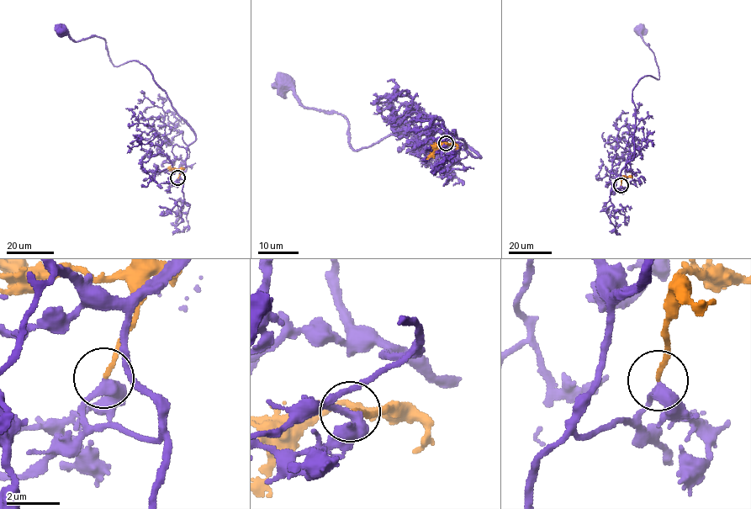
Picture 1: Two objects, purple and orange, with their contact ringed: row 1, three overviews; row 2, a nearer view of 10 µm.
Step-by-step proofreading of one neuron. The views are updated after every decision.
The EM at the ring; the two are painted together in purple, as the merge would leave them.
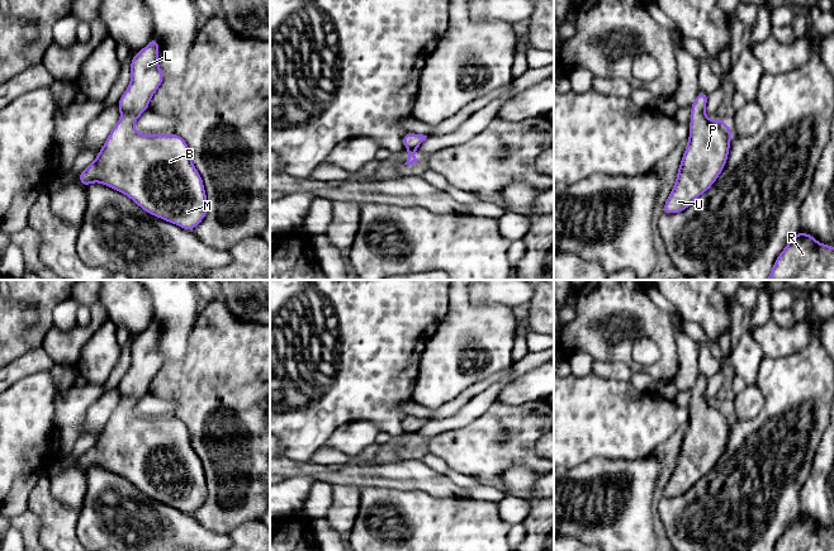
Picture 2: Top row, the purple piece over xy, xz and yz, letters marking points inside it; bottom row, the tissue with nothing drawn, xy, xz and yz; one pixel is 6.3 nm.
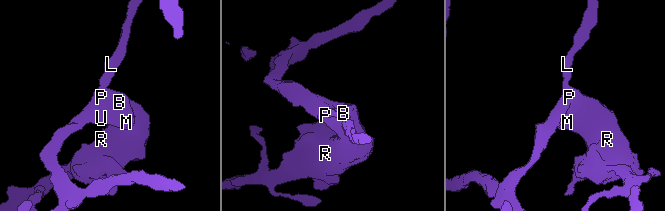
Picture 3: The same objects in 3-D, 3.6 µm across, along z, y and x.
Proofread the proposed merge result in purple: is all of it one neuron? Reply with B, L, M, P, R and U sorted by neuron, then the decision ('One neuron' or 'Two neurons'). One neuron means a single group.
Groups: B L M P R U. One neuron

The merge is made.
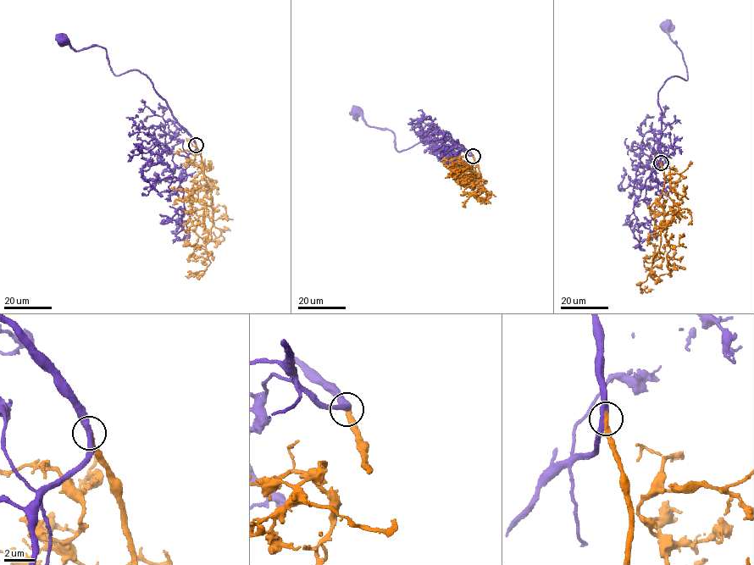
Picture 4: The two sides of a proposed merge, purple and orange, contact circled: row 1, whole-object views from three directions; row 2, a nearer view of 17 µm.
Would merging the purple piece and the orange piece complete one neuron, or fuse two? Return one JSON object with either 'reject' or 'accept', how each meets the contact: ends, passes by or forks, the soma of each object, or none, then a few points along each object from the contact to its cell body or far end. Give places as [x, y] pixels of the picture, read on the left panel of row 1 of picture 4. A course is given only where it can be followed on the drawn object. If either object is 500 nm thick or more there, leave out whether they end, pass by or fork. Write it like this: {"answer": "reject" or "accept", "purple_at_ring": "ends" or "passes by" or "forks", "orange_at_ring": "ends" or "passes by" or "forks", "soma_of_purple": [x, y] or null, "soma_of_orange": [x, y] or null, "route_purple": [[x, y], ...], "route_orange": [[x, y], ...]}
{"answer": "accept", "purple_at_ring": "passes by", "orange_at_ring": "ends", "soma_of_purple": [63, 41], "soma_of_orange": null, "route_purple": [[196, 145], [146, 75], [131, 70], [115, 75], [102, 47], [91, 46], [77, 51], [62, 41]], "route_orange": [[196, 145], [206, 184], [210, 189], [213, 224], [206, 245], [210, 263], [196, 277], [185, 276]]}

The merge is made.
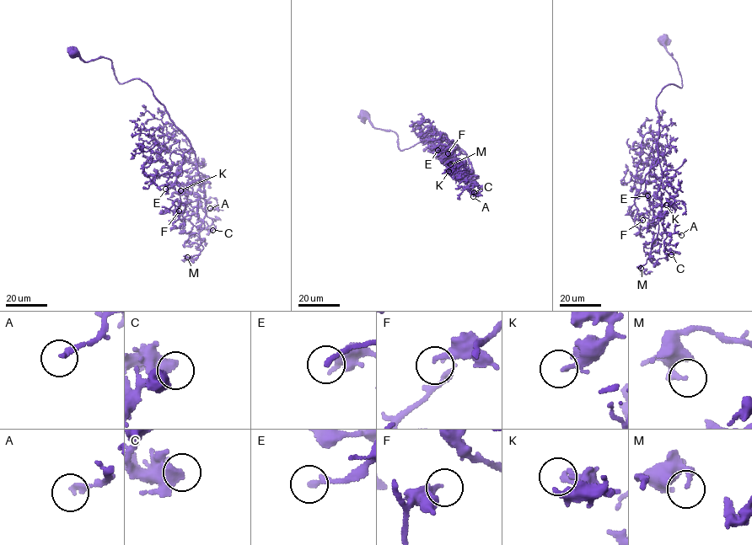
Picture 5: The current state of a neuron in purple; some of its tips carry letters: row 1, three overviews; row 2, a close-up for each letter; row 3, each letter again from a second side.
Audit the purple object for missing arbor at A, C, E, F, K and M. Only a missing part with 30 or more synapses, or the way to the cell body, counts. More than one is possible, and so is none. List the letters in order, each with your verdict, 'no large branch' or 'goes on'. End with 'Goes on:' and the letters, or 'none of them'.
A: no large branch
C: no large branch
E: goes on
F: goes on
K: no large branch
M: no large branch
Goes on: E, F

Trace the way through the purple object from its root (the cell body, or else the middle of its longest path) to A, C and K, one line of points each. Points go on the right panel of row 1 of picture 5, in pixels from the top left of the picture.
A: (661, 40), (676, 62), (682, 86), (667, 85), (657, 98), (662, 173), (658, 196), (663, 227), (681, 235)
C: (661, 40), (682, 86), (664, 86), (656, 108), (658, 196), (664, 252), (671, 254)
K: (661, 40), (676, 62), (682, 86), (667, 85), (657, 98), (661, 202), (652, 208), (666, 205)

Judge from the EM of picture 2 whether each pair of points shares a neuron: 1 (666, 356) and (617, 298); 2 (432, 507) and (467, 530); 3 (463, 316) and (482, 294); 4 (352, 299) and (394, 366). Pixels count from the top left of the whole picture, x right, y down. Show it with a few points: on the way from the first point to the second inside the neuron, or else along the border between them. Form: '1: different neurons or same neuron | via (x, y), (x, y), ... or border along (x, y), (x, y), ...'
1: same neuron | via (664, 340), (634, 310)
2: same neuron | via (441, 516), (453, 527), (458, 528)
3: different neurons | border along (469, 293), (469, 300), (473, 304), (502, 305)
4: same neuron | via (352, 316), (352, 324), (378, 350)

